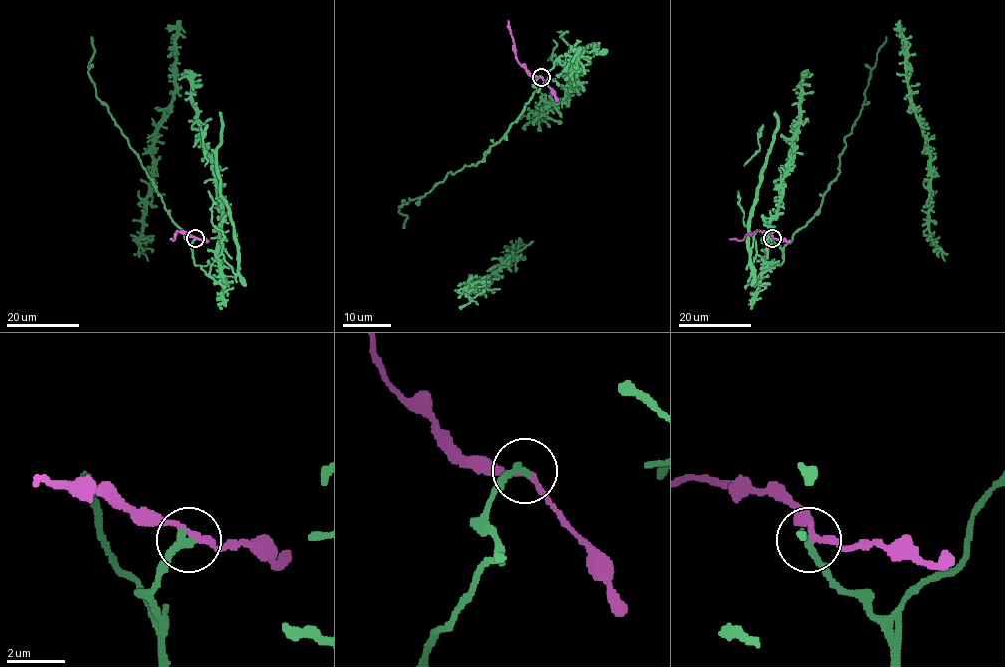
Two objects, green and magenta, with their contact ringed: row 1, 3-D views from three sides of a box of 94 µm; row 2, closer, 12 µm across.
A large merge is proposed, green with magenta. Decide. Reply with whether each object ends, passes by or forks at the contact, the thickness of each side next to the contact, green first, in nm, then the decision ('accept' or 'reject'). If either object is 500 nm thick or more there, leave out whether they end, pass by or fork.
green ends | magenta passes by | 280/200 nm | reject

